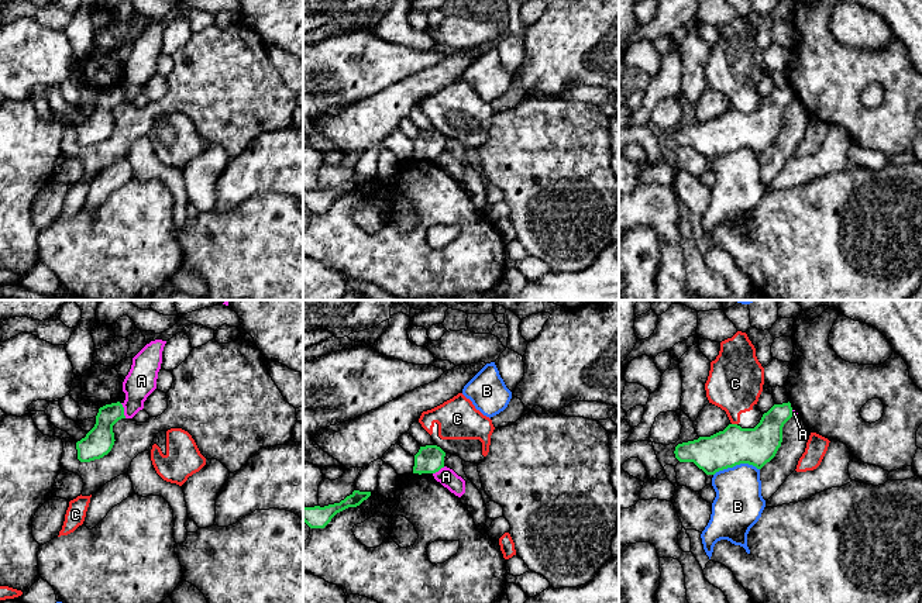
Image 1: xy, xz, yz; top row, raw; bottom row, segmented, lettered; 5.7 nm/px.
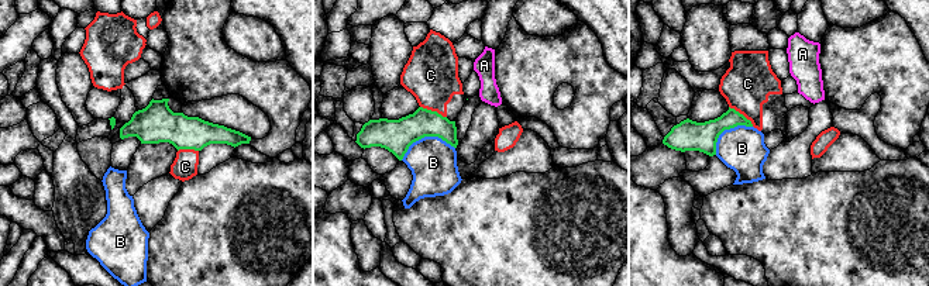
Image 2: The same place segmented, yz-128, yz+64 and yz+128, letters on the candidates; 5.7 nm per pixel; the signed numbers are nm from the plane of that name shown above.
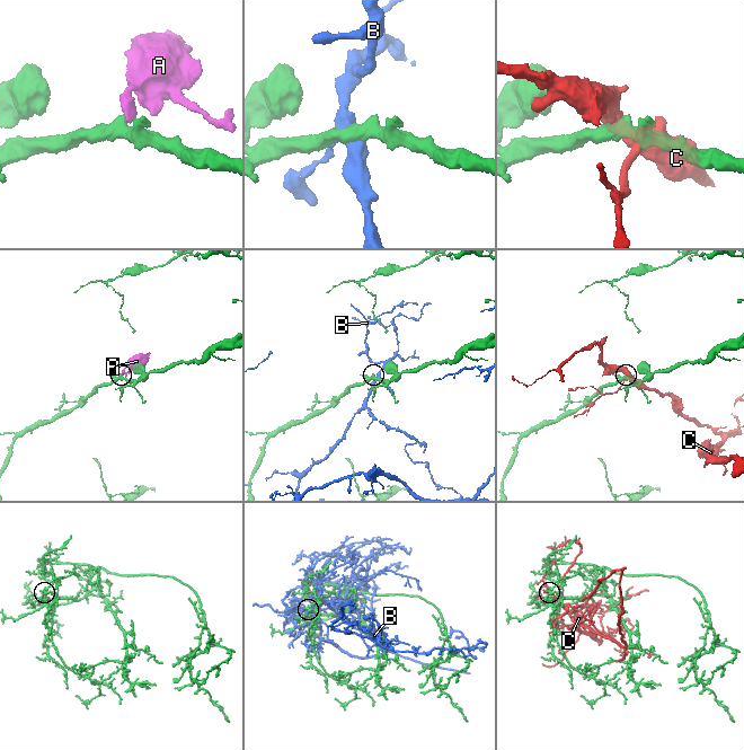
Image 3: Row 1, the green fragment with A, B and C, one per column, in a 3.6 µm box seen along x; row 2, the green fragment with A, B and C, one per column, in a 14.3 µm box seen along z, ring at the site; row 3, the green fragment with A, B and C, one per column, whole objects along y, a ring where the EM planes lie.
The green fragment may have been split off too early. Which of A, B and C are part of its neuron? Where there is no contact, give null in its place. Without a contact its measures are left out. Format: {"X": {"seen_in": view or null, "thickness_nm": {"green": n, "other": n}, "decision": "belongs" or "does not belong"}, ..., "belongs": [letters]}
{"A": {"seen_in": "xy", "thickness_nm": {"green": 160, "other": 180}, "decision": "does not belong"}, "B": {"seen_in": "yz", "thickness_nm": {"green": 220, "other": 280}, "decision": "does not belong"}, "C": {"seen_in": "yz", "thickness_nm": {"green": 220, "other": 320}, "decision": "does not belong"}, "belongs": []}

